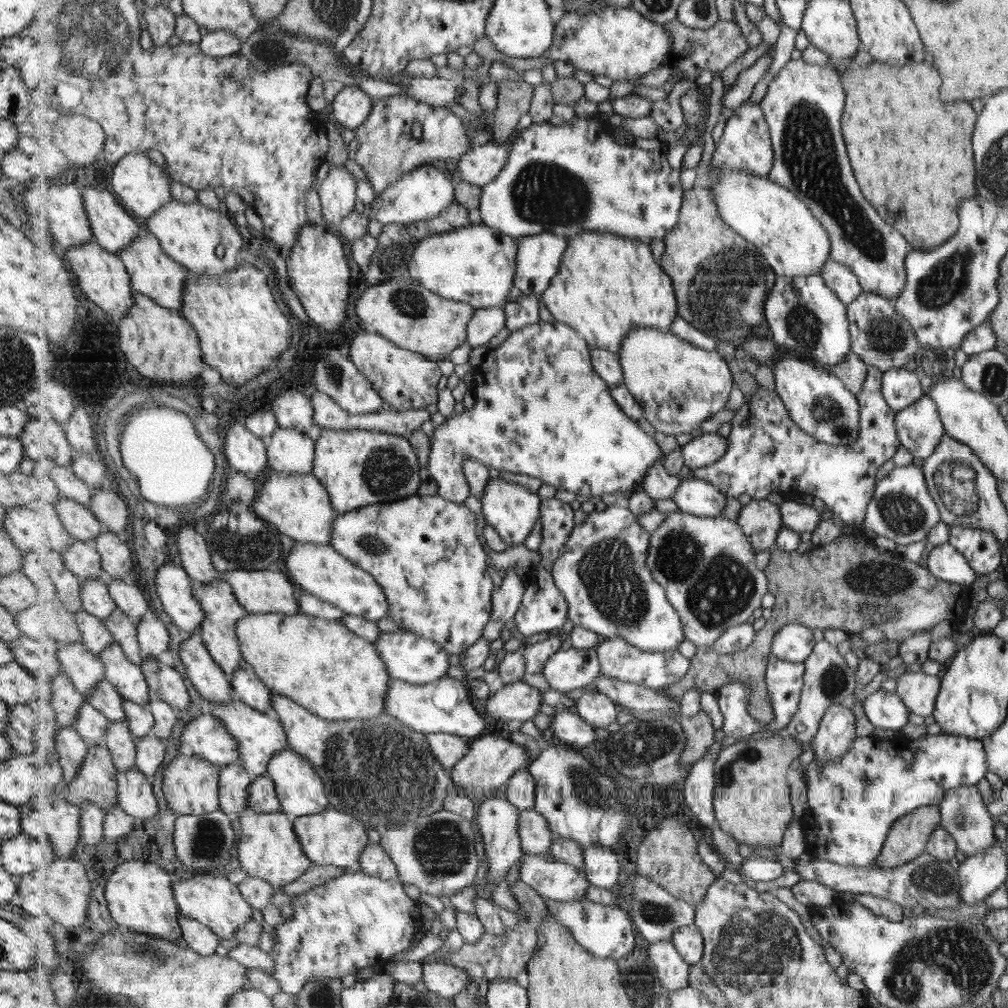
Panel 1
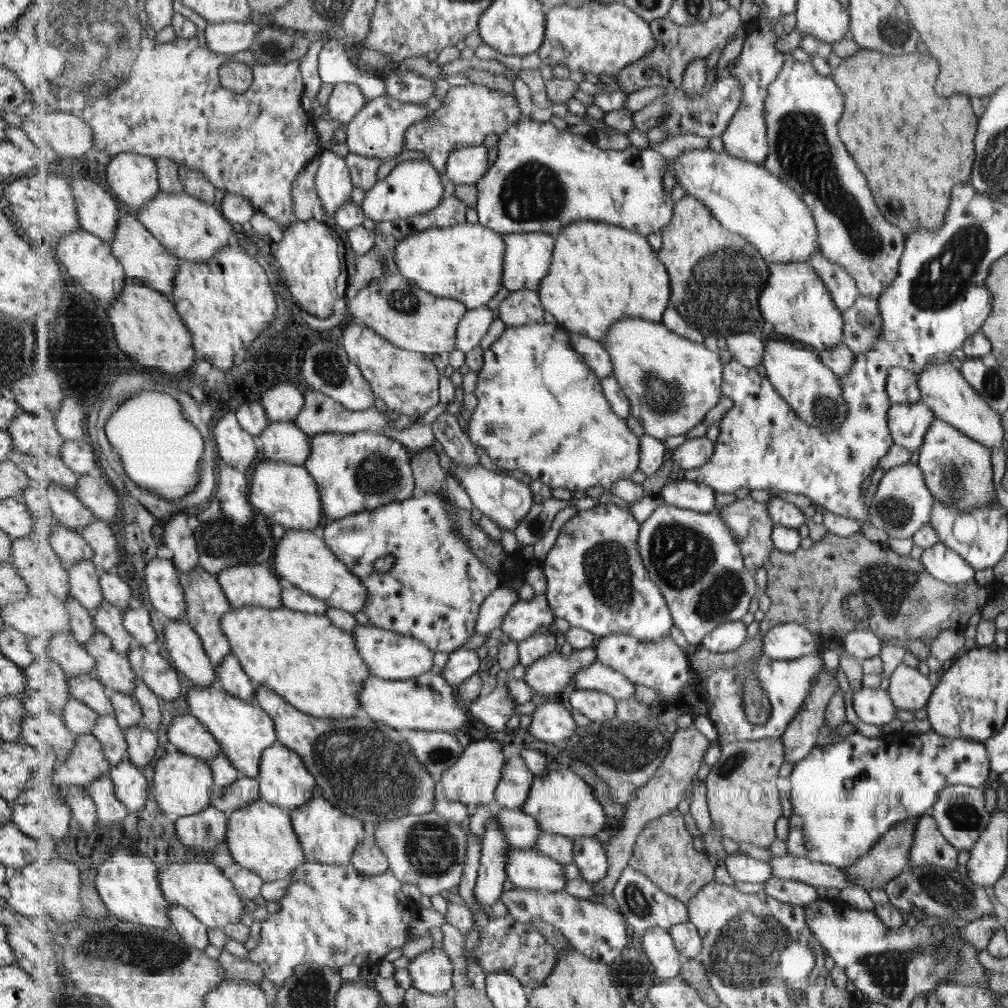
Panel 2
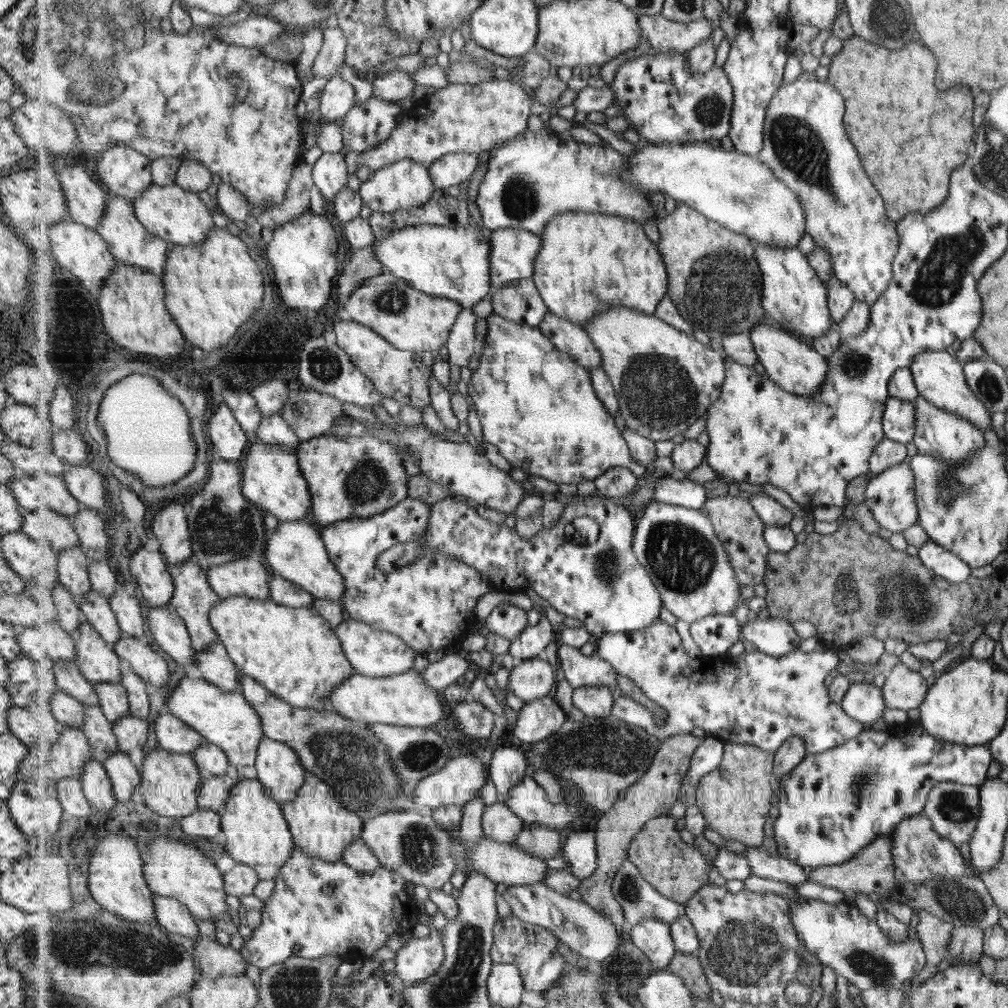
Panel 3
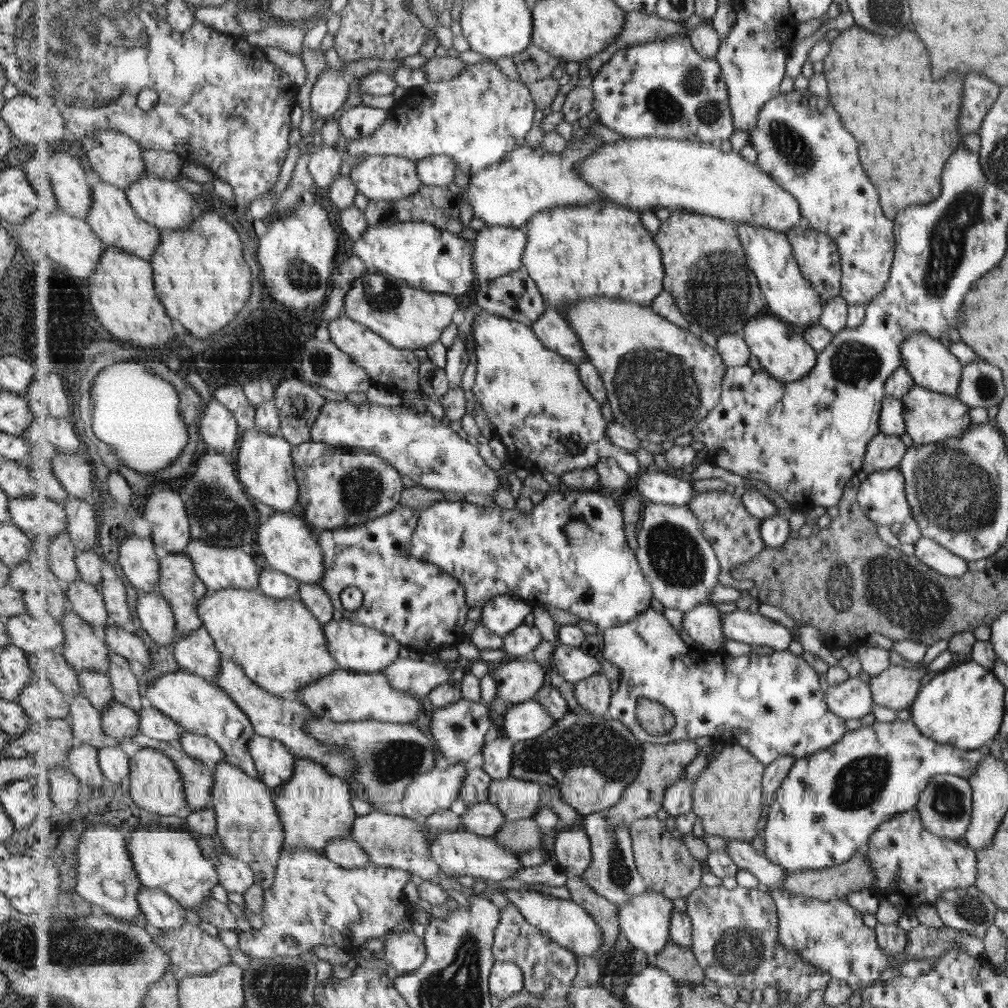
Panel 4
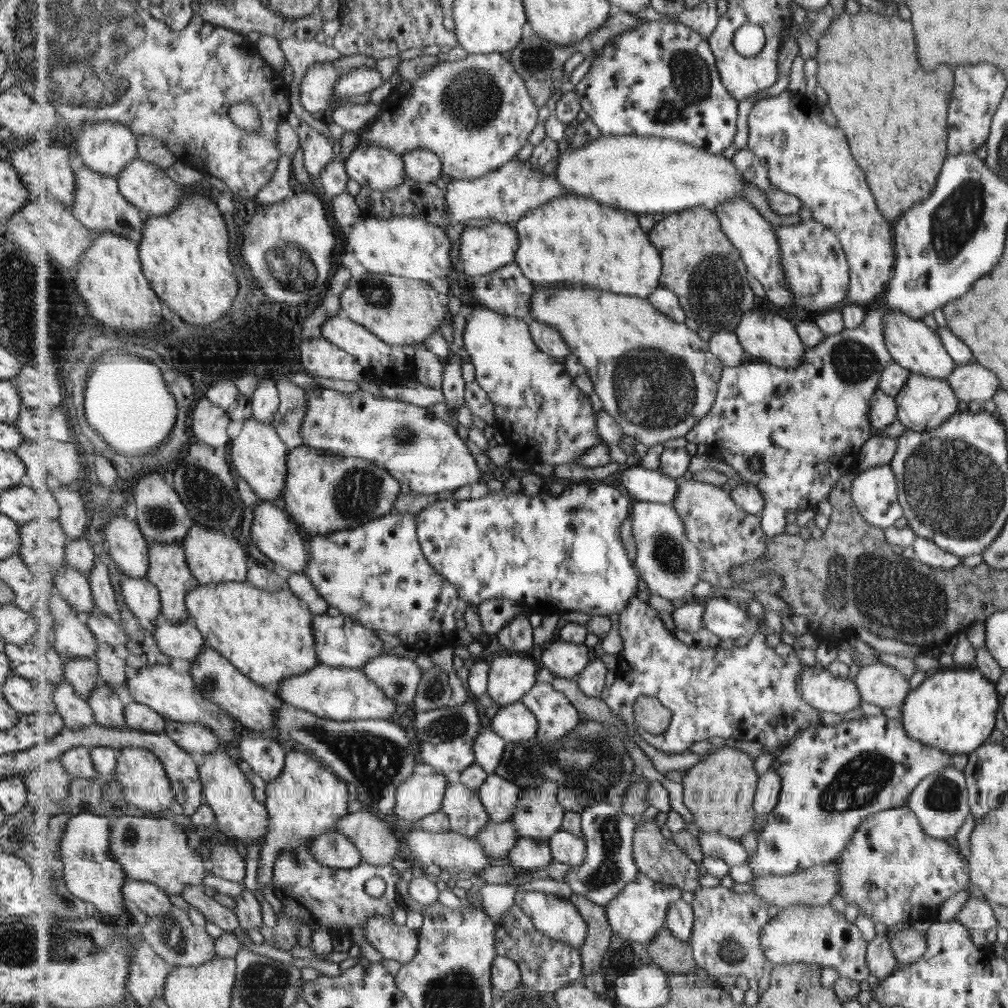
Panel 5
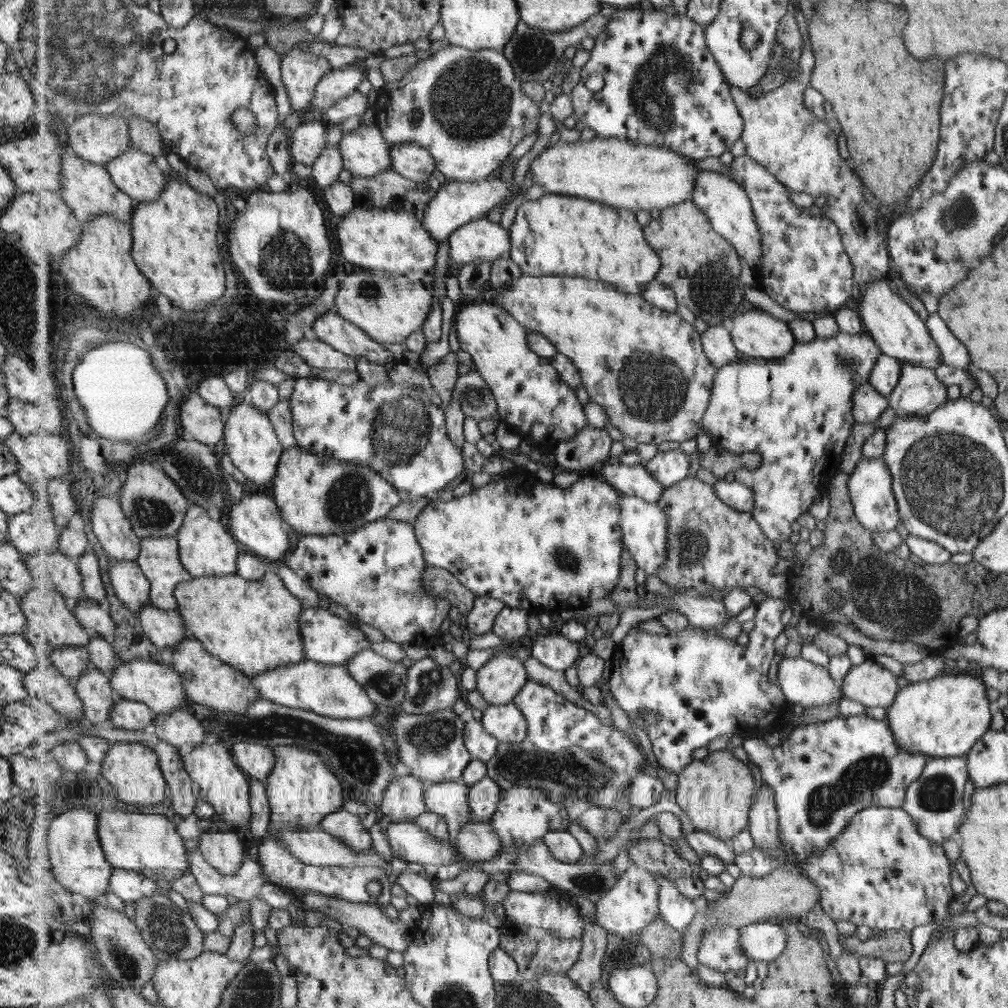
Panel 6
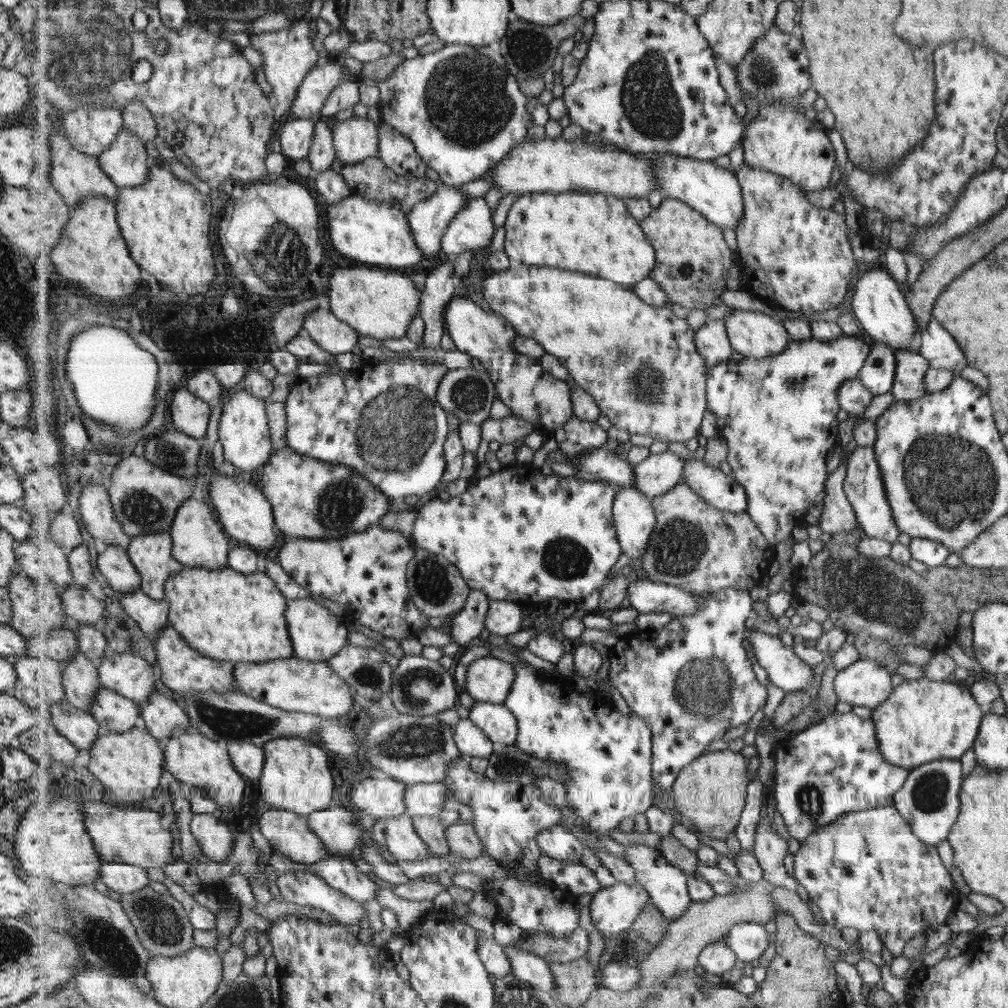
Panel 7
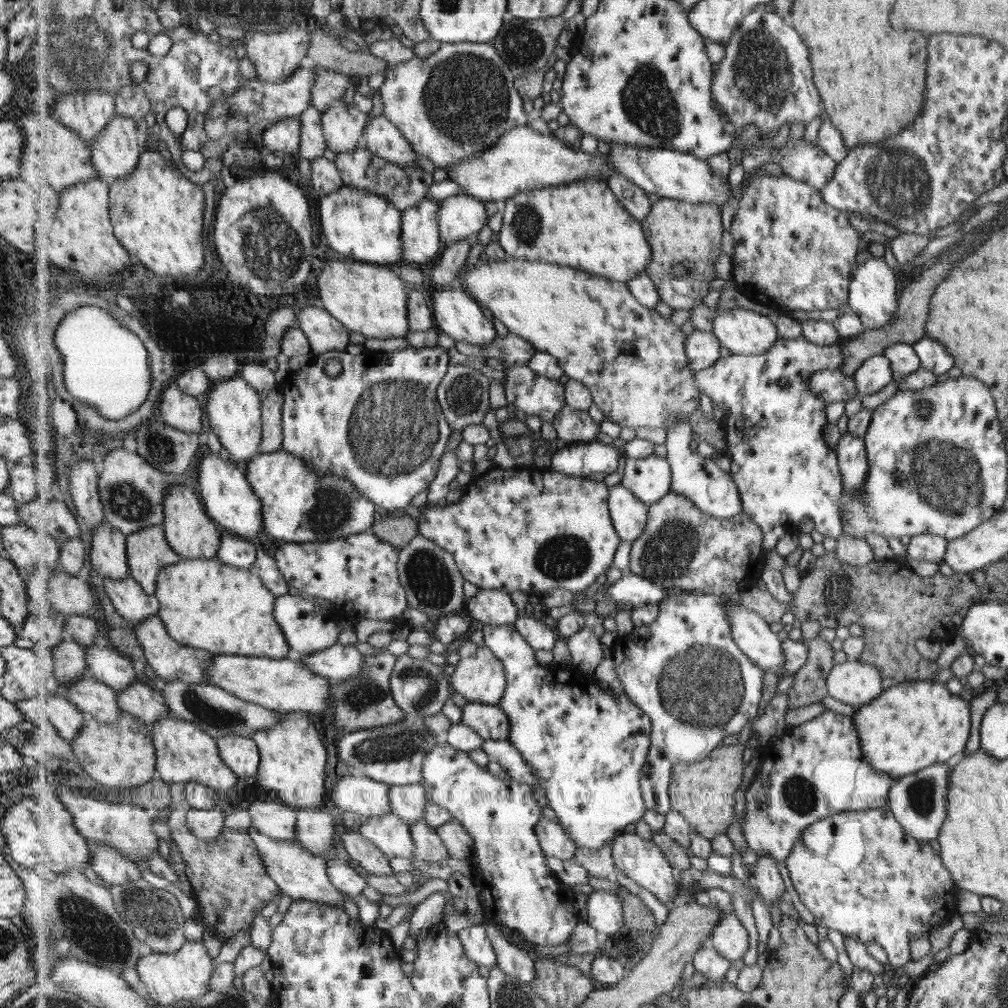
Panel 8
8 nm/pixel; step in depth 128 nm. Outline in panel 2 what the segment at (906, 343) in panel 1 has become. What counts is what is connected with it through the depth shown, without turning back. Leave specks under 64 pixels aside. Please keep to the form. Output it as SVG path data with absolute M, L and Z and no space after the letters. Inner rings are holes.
M860 297L846 310L844 316L844 344L857 354L871 352L881 338L881 311L877 298Z

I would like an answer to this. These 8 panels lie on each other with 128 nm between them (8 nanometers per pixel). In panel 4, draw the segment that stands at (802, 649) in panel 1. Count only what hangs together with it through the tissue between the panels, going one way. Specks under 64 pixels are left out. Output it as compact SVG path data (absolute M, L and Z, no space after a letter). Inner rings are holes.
M754 608L723 613L722 625L726 640L769 646L775 651L787 651L793 642L793 633L787 626L759 614Z

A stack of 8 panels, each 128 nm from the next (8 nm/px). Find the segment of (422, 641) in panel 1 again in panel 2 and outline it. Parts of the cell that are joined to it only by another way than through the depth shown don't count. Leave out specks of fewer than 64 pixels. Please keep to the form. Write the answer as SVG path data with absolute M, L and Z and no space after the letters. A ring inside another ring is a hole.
M357 625L351 633L355 637L357 650L367 663L372 676L386 680L409 680L414 676L429 673L433 668L435 652L414 636L405 636L375 625Z

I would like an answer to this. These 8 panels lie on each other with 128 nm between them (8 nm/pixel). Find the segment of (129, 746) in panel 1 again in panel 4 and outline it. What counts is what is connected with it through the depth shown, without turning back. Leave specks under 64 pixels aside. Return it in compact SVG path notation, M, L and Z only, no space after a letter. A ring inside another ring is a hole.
M82 694L70 696L70 722L73 735L80 744L89 744L97 750L111 746L107 741L107 734L103 729L102 712L91 705L91 701Z

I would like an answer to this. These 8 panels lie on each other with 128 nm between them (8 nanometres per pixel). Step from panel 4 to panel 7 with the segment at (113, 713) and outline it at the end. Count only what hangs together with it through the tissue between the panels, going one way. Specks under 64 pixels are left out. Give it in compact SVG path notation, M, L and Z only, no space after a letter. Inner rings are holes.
M82 652L77 653L70 663L65 664L63 686L70 704L83 712L91 713L91 706L99 690L103 688L98 666L95 666Z

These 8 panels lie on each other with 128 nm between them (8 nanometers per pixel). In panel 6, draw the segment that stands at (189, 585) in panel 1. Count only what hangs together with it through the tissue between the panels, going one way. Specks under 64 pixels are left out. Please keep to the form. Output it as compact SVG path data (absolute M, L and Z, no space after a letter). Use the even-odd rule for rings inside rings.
M107 496L98 498L92 504L92 512L94 533L110 558L137 562L142 538L134 531L120 501Z

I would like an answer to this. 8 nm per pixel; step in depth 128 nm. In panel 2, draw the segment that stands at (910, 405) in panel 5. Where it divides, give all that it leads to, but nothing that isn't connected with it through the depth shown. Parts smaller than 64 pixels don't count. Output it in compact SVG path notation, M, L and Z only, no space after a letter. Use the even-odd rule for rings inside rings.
M933 416L917 456L916 467L922 472L924 484L935 500L955 504L962 511L972 511L997 503L989 448L965 436L953 425Z

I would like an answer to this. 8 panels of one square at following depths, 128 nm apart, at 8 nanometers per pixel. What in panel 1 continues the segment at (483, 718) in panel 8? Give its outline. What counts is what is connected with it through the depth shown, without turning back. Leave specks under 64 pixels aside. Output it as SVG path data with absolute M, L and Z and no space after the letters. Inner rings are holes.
M559 706L555 709L550 731L557 742L575 748L595 744L595 727L583 720L574 710Z

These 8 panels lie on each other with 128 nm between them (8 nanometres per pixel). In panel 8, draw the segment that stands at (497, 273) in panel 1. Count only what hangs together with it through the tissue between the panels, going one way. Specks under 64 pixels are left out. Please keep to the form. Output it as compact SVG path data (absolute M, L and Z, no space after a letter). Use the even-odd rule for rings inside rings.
M343 185L331 194L320 197L319 213L321 229L329 247L339 254L376 265L406 263L403 252L403 213L387 198L373 194L365 189Z

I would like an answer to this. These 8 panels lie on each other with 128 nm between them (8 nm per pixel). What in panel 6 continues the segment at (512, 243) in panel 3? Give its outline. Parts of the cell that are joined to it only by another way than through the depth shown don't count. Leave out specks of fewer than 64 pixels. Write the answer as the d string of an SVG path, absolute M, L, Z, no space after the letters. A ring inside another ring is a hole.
M477 218L469 224L461 226L448 238L449 257L459 266L471 264L478 260L493 262L501 258L505 252L513 250L511 234L508 228L489 218Z

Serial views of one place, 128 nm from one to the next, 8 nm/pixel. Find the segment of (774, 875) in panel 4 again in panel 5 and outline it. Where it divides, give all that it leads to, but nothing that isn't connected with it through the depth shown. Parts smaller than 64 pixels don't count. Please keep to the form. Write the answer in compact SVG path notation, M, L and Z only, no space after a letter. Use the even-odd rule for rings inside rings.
M715 832L700 833L698 839L705 857L713 856L725 859L730 867L750 864L751 854L747 854L747 850L743 848L743 844L739 840L715 834Z

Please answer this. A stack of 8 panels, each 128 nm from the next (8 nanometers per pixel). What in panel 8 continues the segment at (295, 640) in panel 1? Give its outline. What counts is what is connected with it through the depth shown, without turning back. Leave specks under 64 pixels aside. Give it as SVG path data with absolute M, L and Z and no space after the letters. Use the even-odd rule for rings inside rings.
M182 557L177 564L172 564L168 567L162 568L159 578L157 579L157 590L155 595L160 600L161 605L158 615L168 628L169 634L176 641L180 641L181 644L205 649L206 651L212 652L213 656L243 655L269 657L273 659L284 659L293 656L291 645L288 643L287 638L285 638L285 633L274 615L277 596L265 586L264 580L261 580L261 577L254 571L254 569L239 568L230 564L225 564L221 560L216 559L188 559L187 557Z

